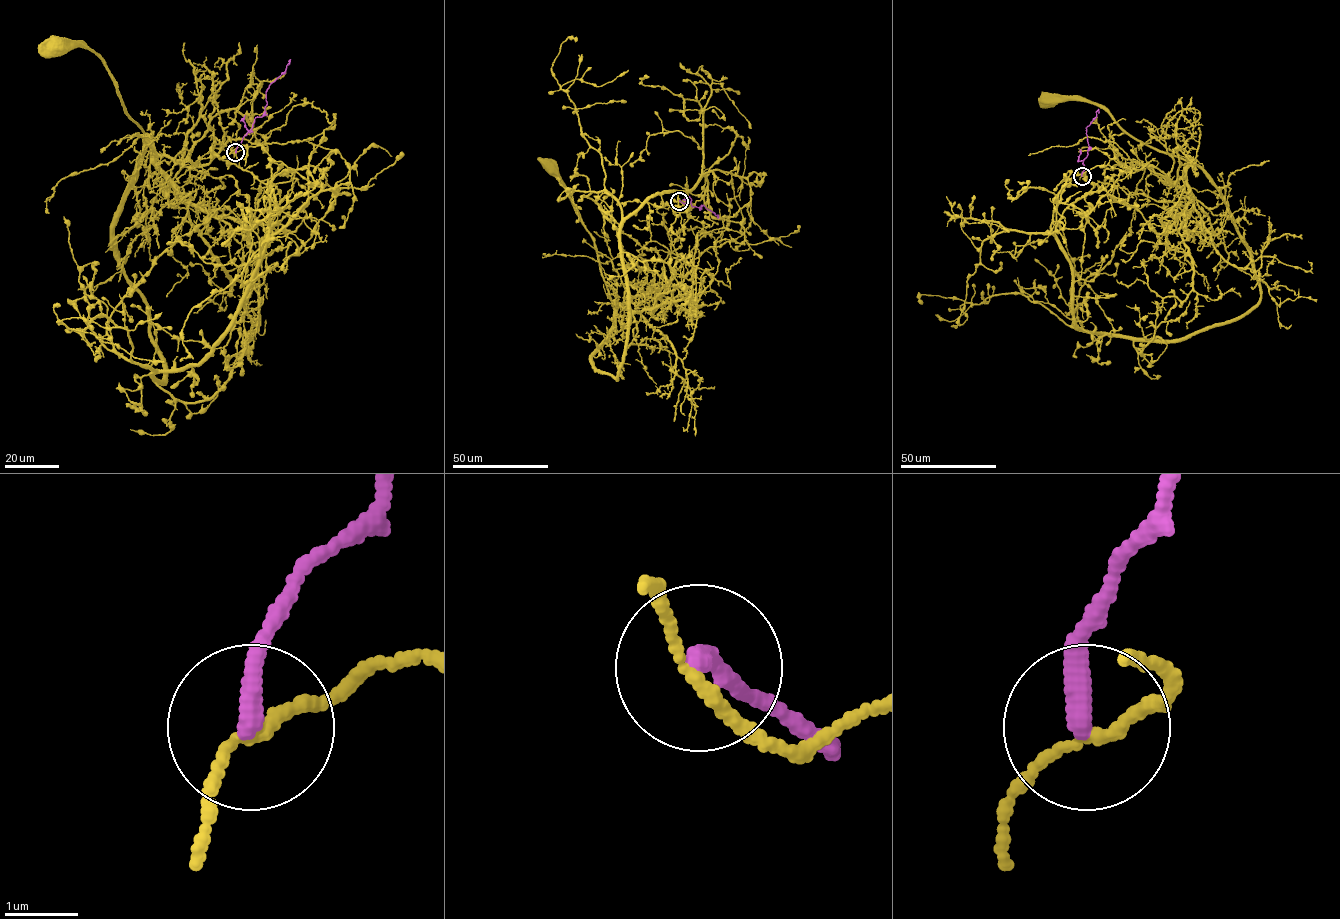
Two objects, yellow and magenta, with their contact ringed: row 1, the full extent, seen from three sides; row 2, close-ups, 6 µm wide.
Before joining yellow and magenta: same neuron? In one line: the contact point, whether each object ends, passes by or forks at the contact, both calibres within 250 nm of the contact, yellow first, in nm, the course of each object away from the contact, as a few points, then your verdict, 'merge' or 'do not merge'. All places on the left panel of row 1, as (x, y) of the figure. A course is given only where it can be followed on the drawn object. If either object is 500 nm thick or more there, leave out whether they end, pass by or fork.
at (235, 152); yellow passes by; magenta ends there; 140 nm thick on the yellow side, 320 nm on the other; yellow runs (236, 152), (270, 157), (271, 235), (306, 202), (326, 128), (171, 159), (96, 55), (57, 45); magenta runs (236, 152), (254, 120), (263, 115), (269, 85), (286, 69), (289, 61), (288, 65); do not merge

